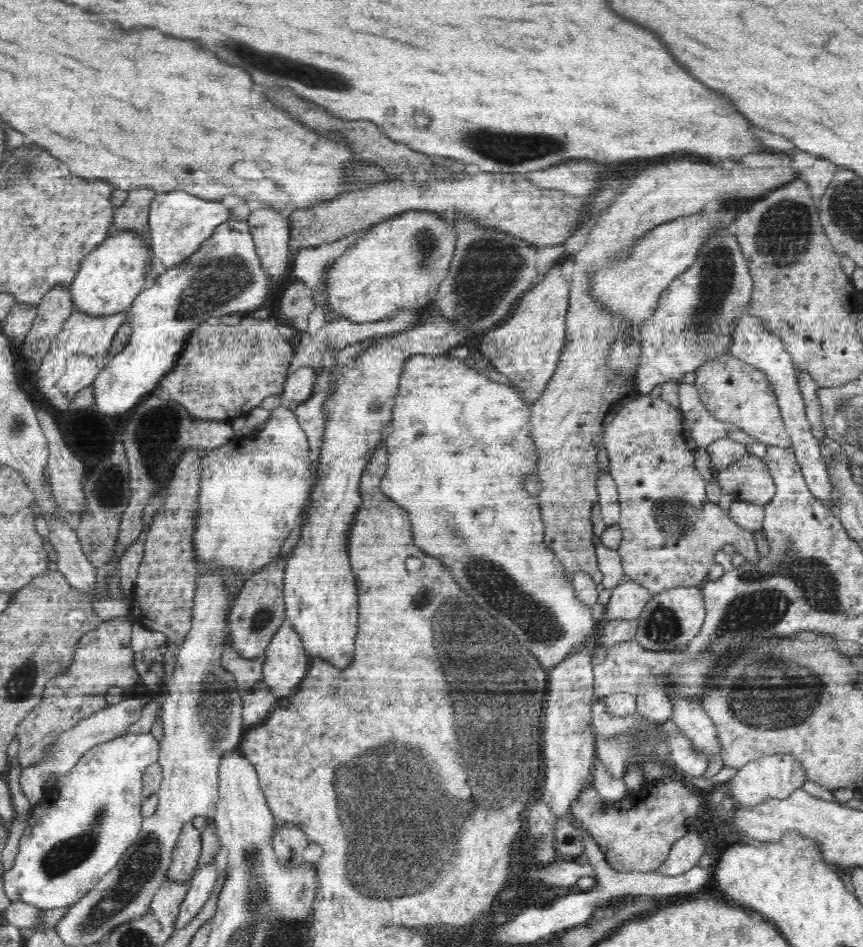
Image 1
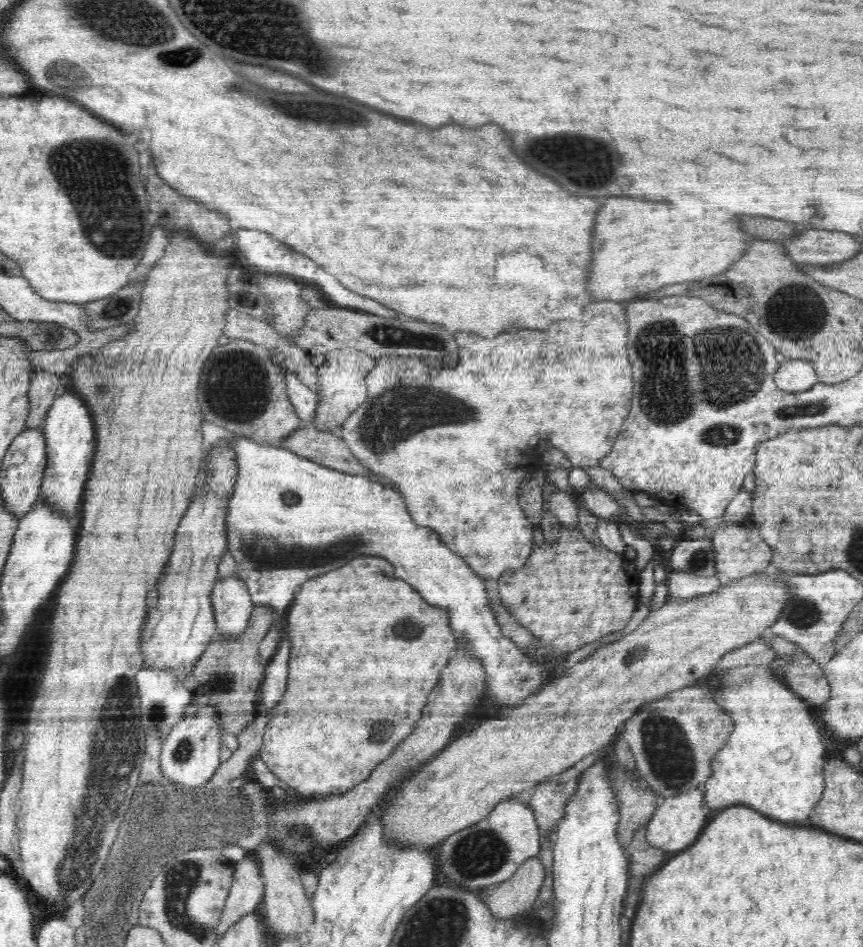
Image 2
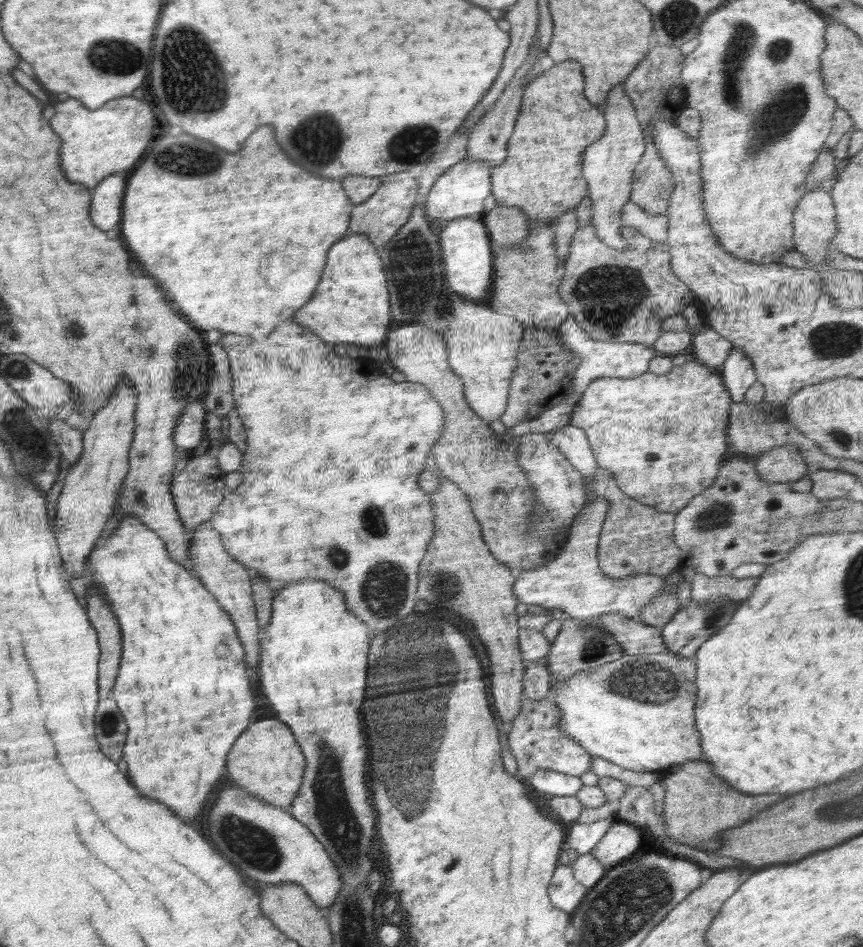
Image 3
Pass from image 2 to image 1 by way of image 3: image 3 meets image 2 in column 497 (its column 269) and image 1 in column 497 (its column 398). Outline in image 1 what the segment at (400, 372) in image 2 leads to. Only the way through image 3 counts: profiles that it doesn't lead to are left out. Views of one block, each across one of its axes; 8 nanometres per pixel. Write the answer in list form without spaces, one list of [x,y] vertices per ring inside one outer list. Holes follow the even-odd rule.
[[[412,355],[405,360],[402,374],[399,378],[398,392],[393,396],[392,408],[392,434],[386,436],[386,453],[388,453],[388,464],[386,472],[381,480],[381,489],[384,495],[390,500],[394,500],[398,506],[402,506],[412,522],[414,530],[414,542],[426,552],[427,556],[434,556],[440,563],[444,564],[453,573],[453,578],[460,584],[460,588],[474,598],[474,602],[484,608],[487,614],[492,614],[494,620],[508,631],[512,631],[516,638],[524,647],[530,649],[532,655],[538,659],[538,662],[546,670],[560,664],[568,655],[574,654],[577,648],[588,642],[597,645],[595,637],[602,626],[602,622],[594,620],[592,617],[592,608],[582,604],[575,595],[572,587],[571,575],[564,573],[564,568],[556,555],[548,546],[544,545],[544,521],[540,509],[539,500],[531,496],[524,490],[522,482],[529,474],[535,474],[537,467],[537,450],[531,437],[530,408],[522,402],[523,398],[516,394],[514,388],[506,384],[492,382],[484,374],[472,370],[467,363],[462,362],[460,358],[449,357],[447,355]]]

